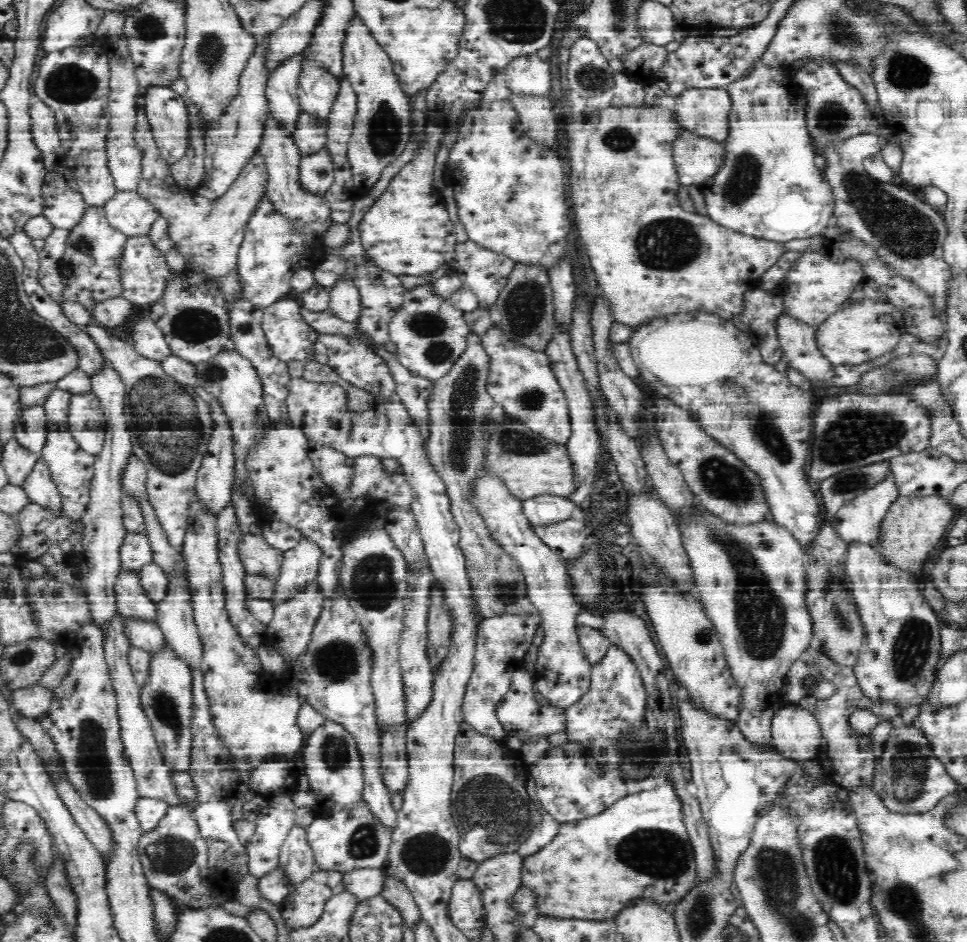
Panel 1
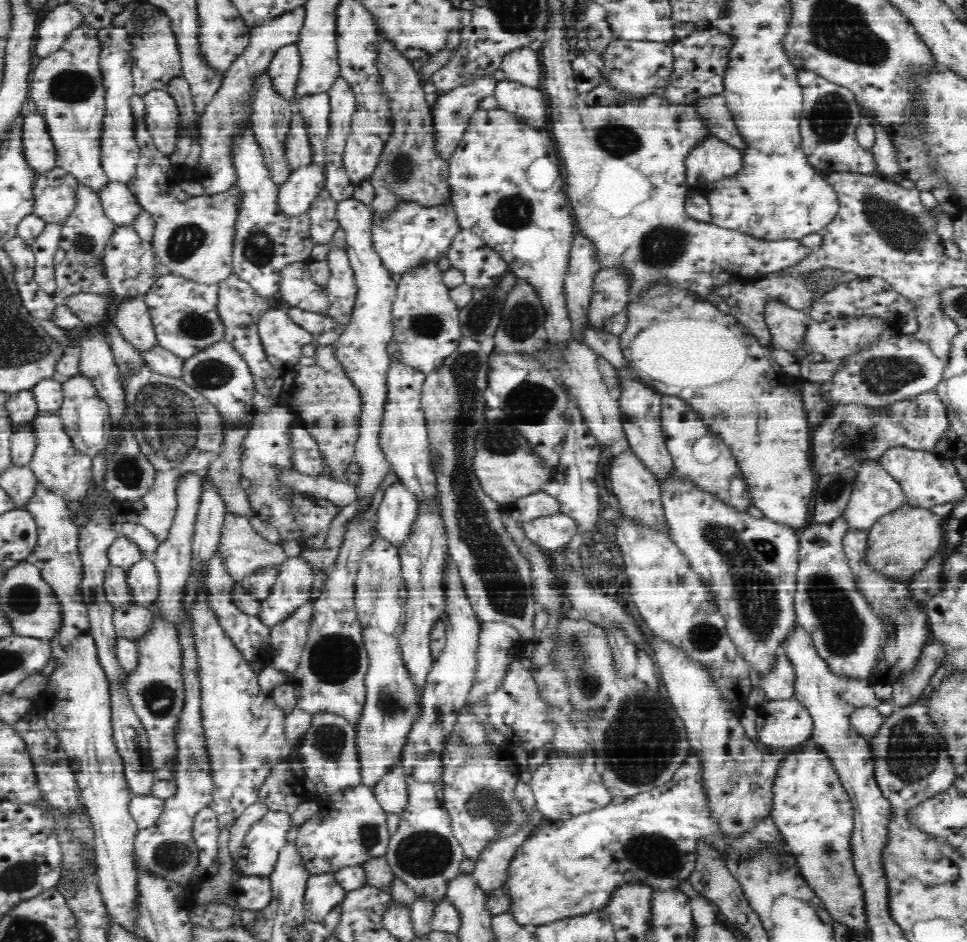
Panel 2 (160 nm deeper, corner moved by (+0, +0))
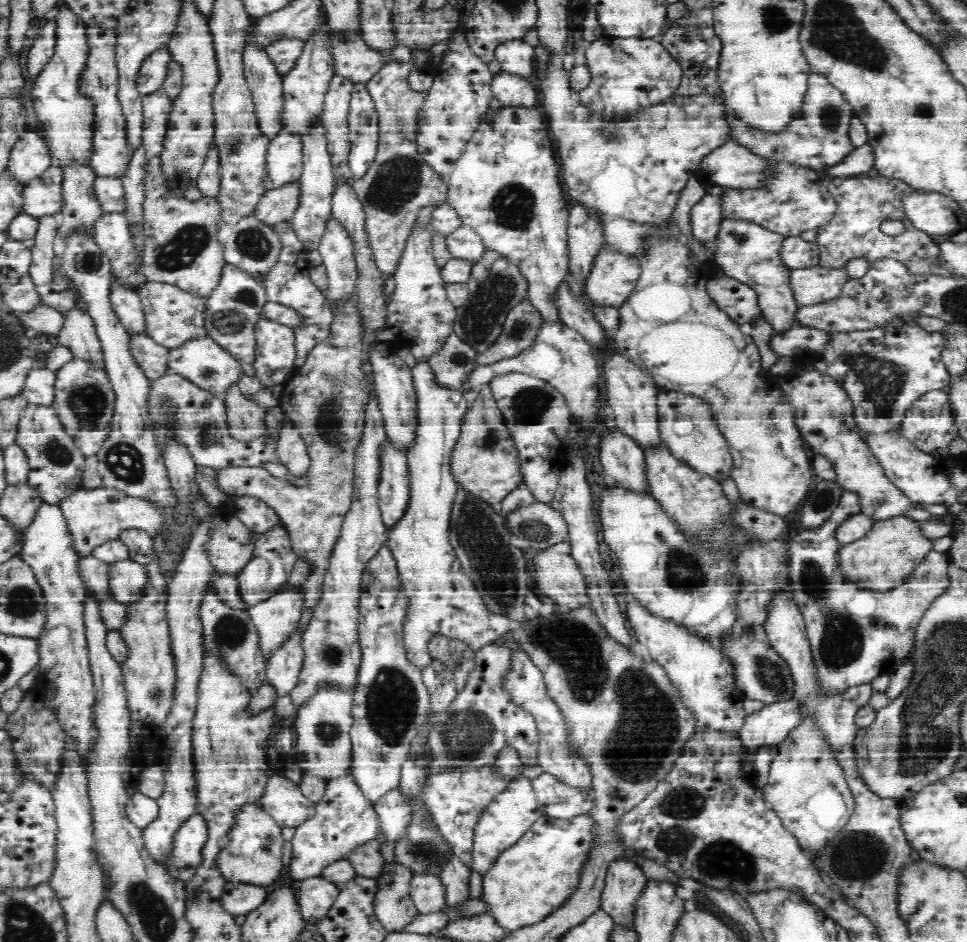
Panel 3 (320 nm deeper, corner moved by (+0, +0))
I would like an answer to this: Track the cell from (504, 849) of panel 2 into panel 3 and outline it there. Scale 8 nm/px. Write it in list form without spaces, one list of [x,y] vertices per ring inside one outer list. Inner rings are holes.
[[[523,774],[517,776],[508,784],[504,792],[498,794],[498,798],[490,804],[488,810],[478,820],[472,848],[474,859],[472,868],[476,870],[476,874],[480,874],[482,877],[486,876],[496,864],[500,854],[504,850],[508,850],[510,846],[514,846],[520,838],[528,833],[528,830],[531,830],[535,822],[544,815],[540,810],[531,782],[532,780]]]

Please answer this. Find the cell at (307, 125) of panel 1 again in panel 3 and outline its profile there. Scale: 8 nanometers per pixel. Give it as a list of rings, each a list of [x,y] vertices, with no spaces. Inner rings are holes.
[[[282,130],[269,143],[267,156],[268,176],[264,180],[266,190],[299,181],[303,171],[304,151],[301,134]]]

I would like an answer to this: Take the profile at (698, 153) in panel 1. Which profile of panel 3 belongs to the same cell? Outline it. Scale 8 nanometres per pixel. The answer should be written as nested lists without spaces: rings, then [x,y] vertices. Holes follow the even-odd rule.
[[[730,140],[701,158],[695,176],[720,187],[756,188],[765,182],[767,168],[765,159]]]

